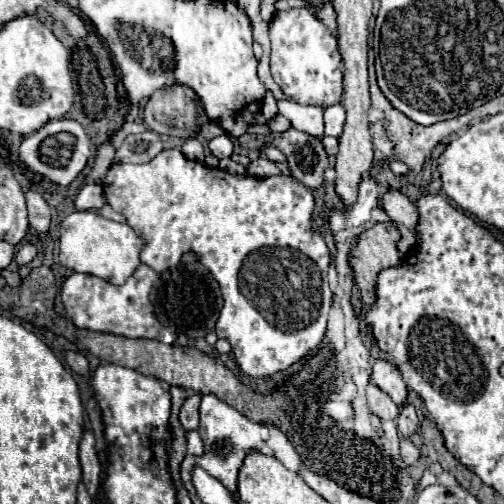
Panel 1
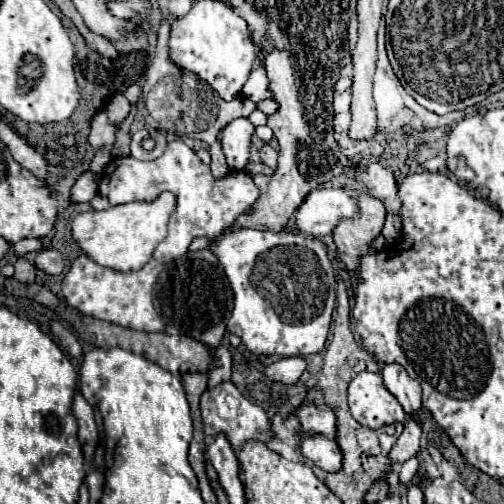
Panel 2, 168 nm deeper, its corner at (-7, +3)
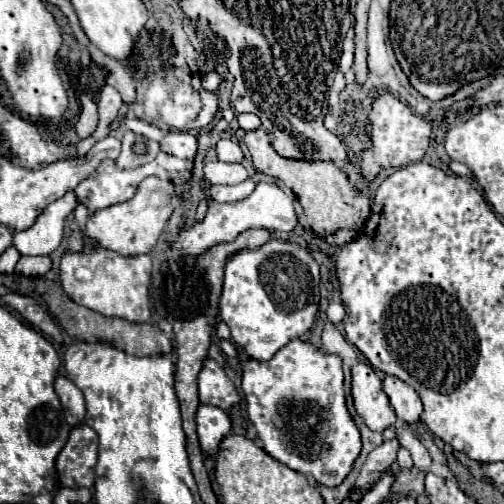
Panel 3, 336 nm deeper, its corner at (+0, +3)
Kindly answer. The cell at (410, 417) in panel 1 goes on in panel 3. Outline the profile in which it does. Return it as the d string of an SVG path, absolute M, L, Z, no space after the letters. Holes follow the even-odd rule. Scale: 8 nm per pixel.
M396 439L384 441L380 447L376 447L364 461L364 467L356 479L356 485L364 485L364 481L368 481L368 473L380 473L380 469L388 469L388 465L394 465L398 447L400 443Z

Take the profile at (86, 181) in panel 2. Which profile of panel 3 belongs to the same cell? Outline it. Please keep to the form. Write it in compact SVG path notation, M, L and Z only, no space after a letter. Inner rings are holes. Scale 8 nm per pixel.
M74 191L50 203L32 223L32 227L14 233L14 247L22 255L50 255L62 241L64 221L76 209L78 199Z

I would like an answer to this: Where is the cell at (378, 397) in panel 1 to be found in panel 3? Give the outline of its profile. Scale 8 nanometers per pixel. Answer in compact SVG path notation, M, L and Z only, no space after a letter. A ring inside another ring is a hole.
M358 363L352 369L352 397L358 415L372 431L384 431L394 427L396 413L382 389L382 379L368 363Z

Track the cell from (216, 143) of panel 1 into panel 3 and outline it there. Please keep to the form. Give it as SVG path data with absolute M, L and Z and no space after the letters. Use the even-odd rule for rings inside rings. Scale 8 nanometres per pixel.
M220 139L216 153L218 153L218 159L224 163L242 163L244 159L244 153L236 139Z

